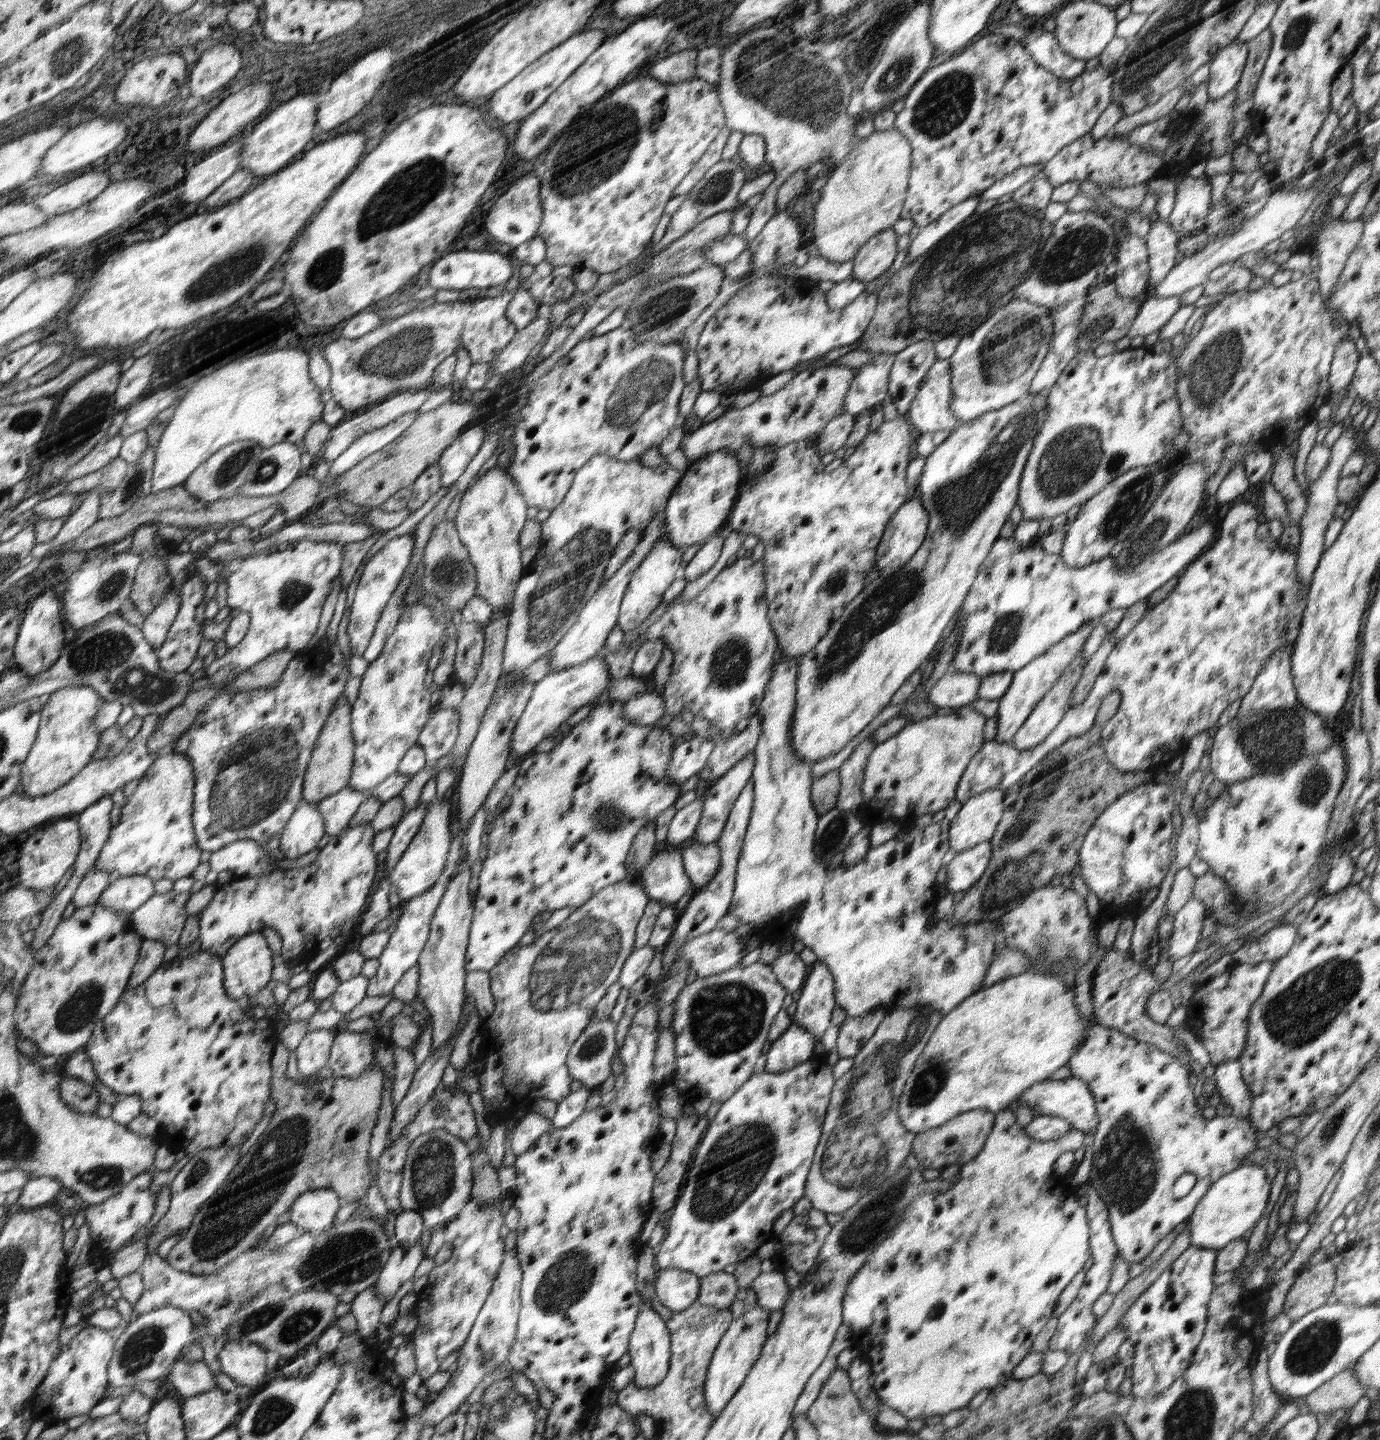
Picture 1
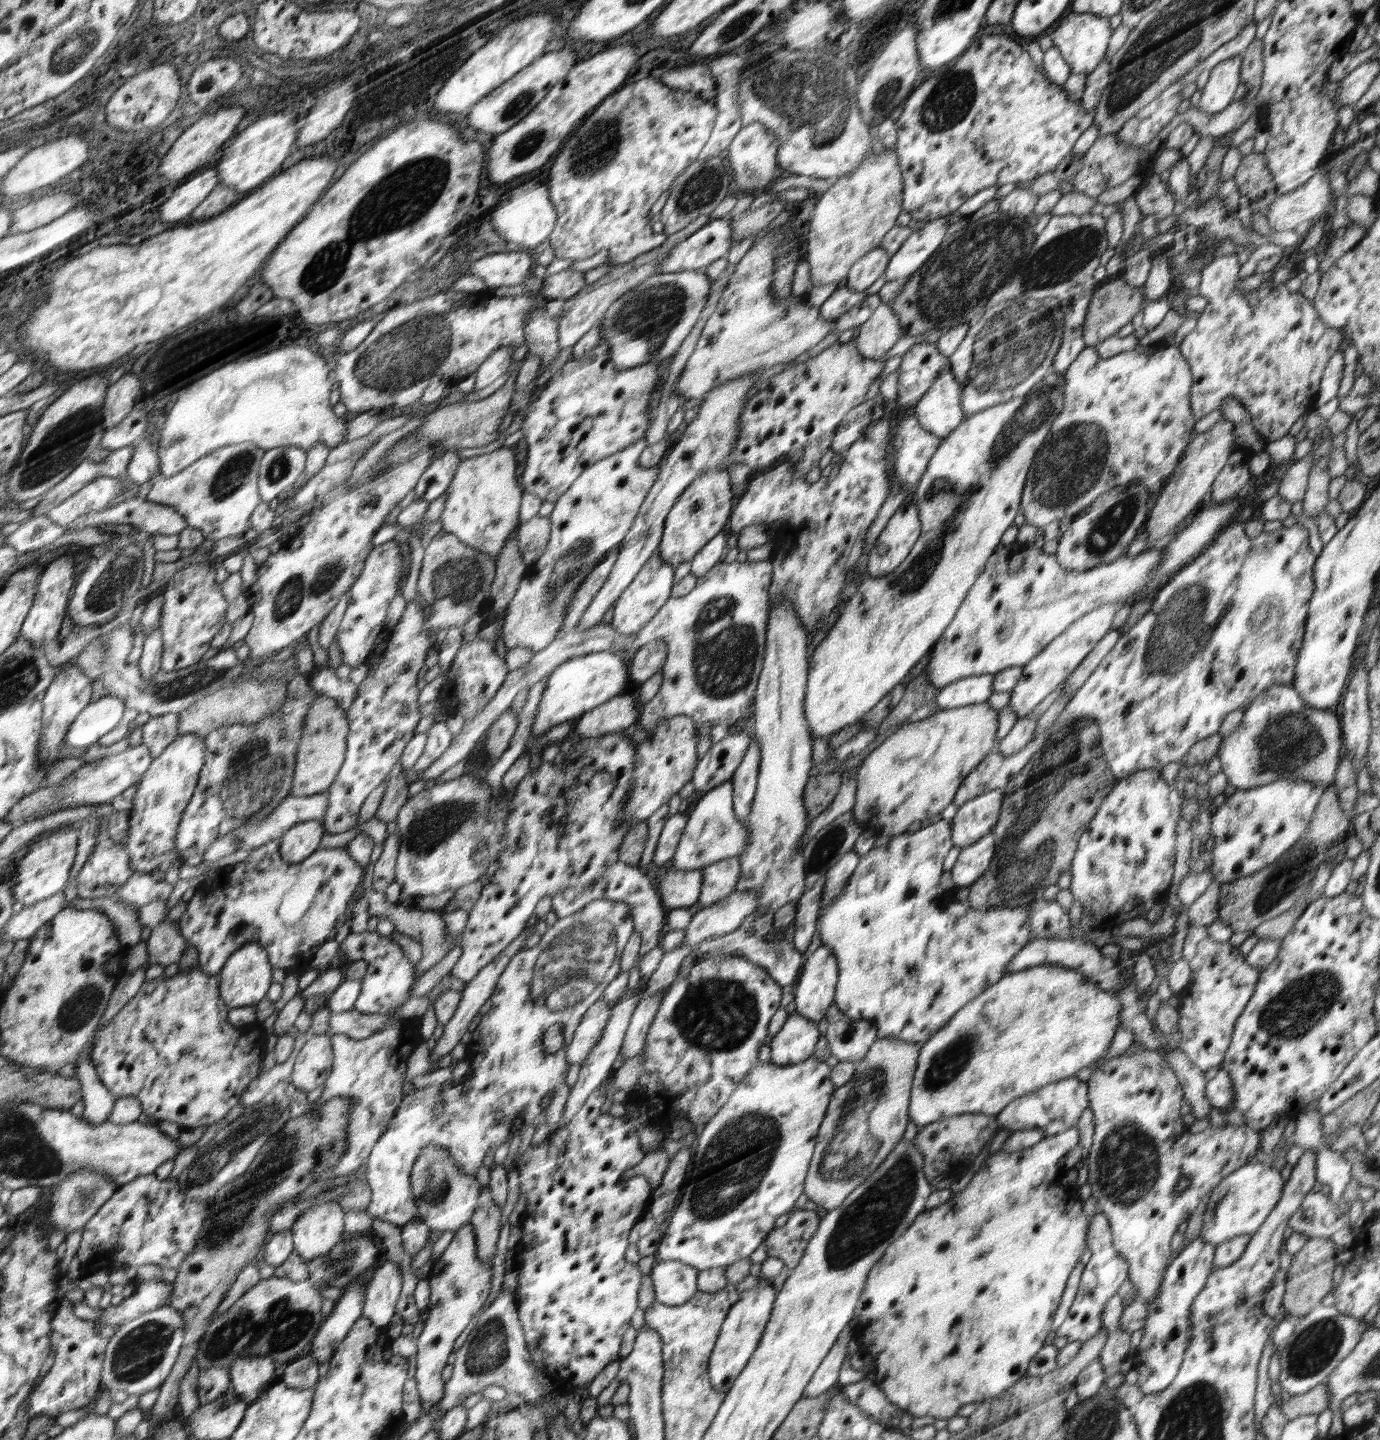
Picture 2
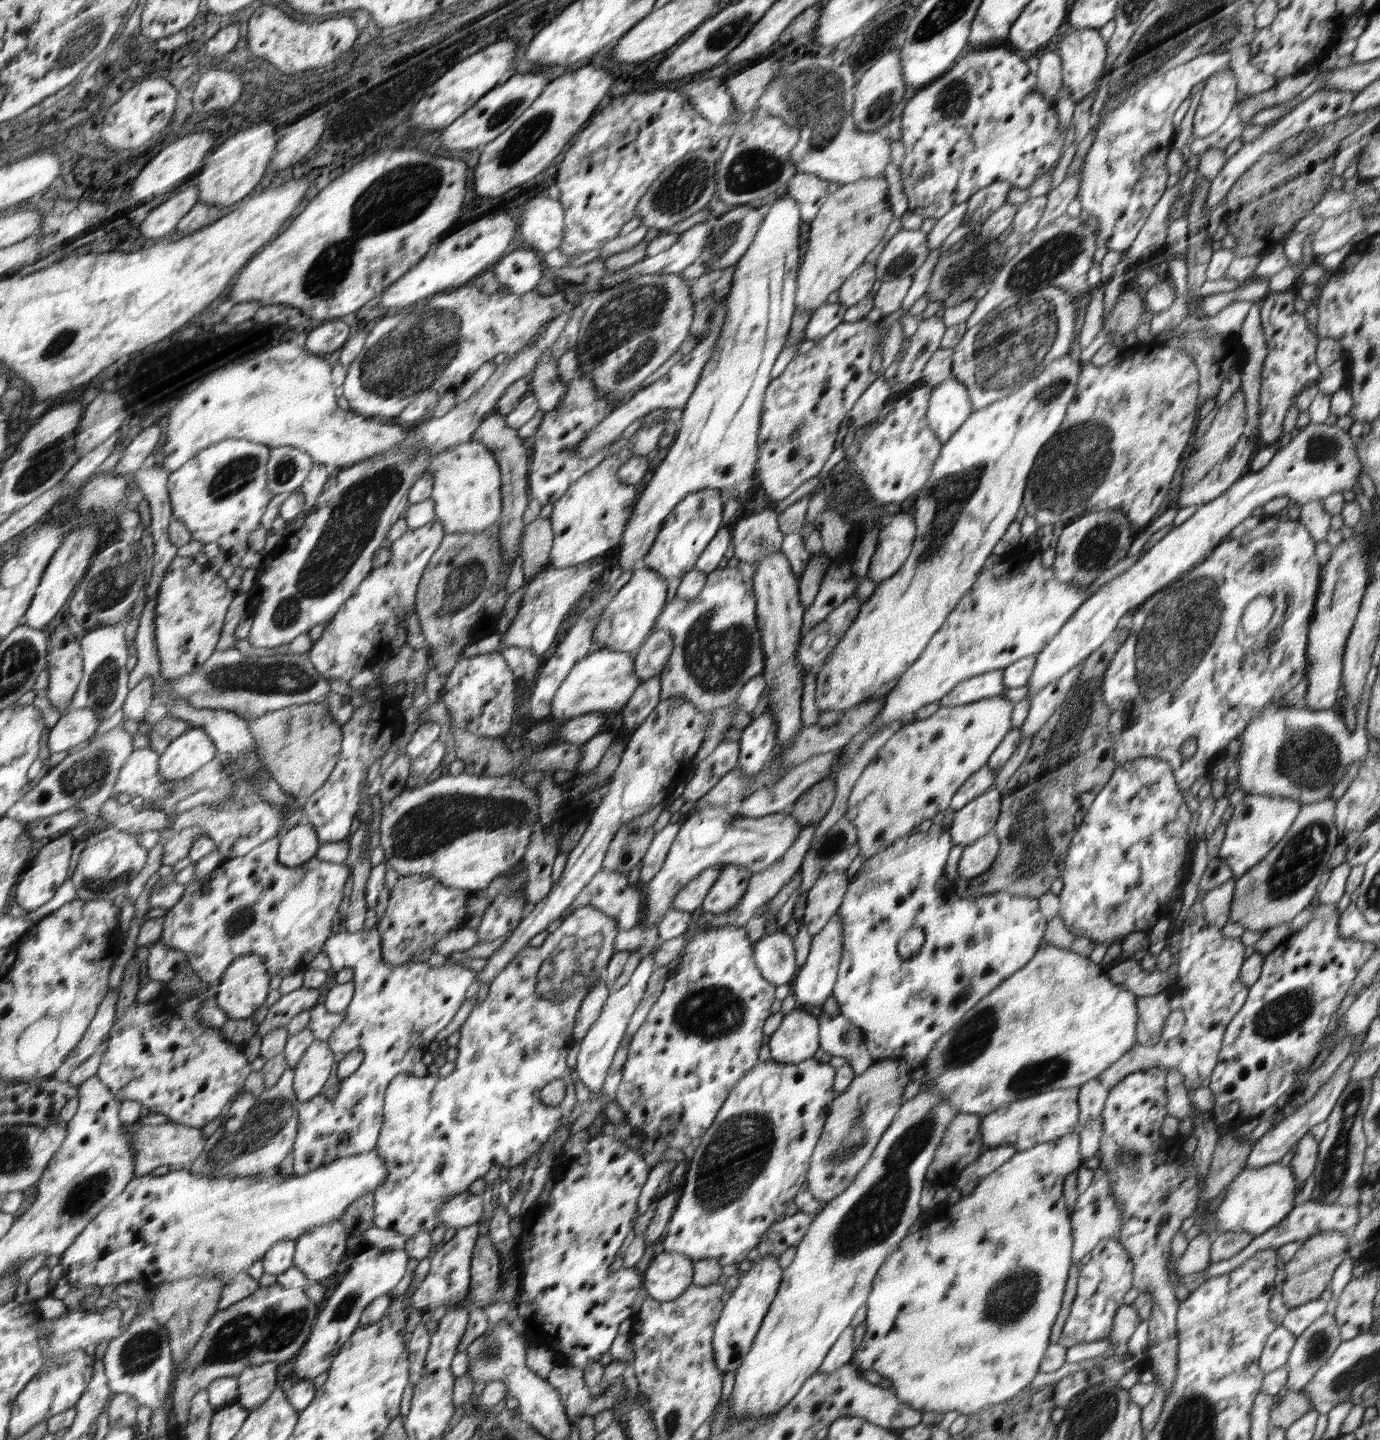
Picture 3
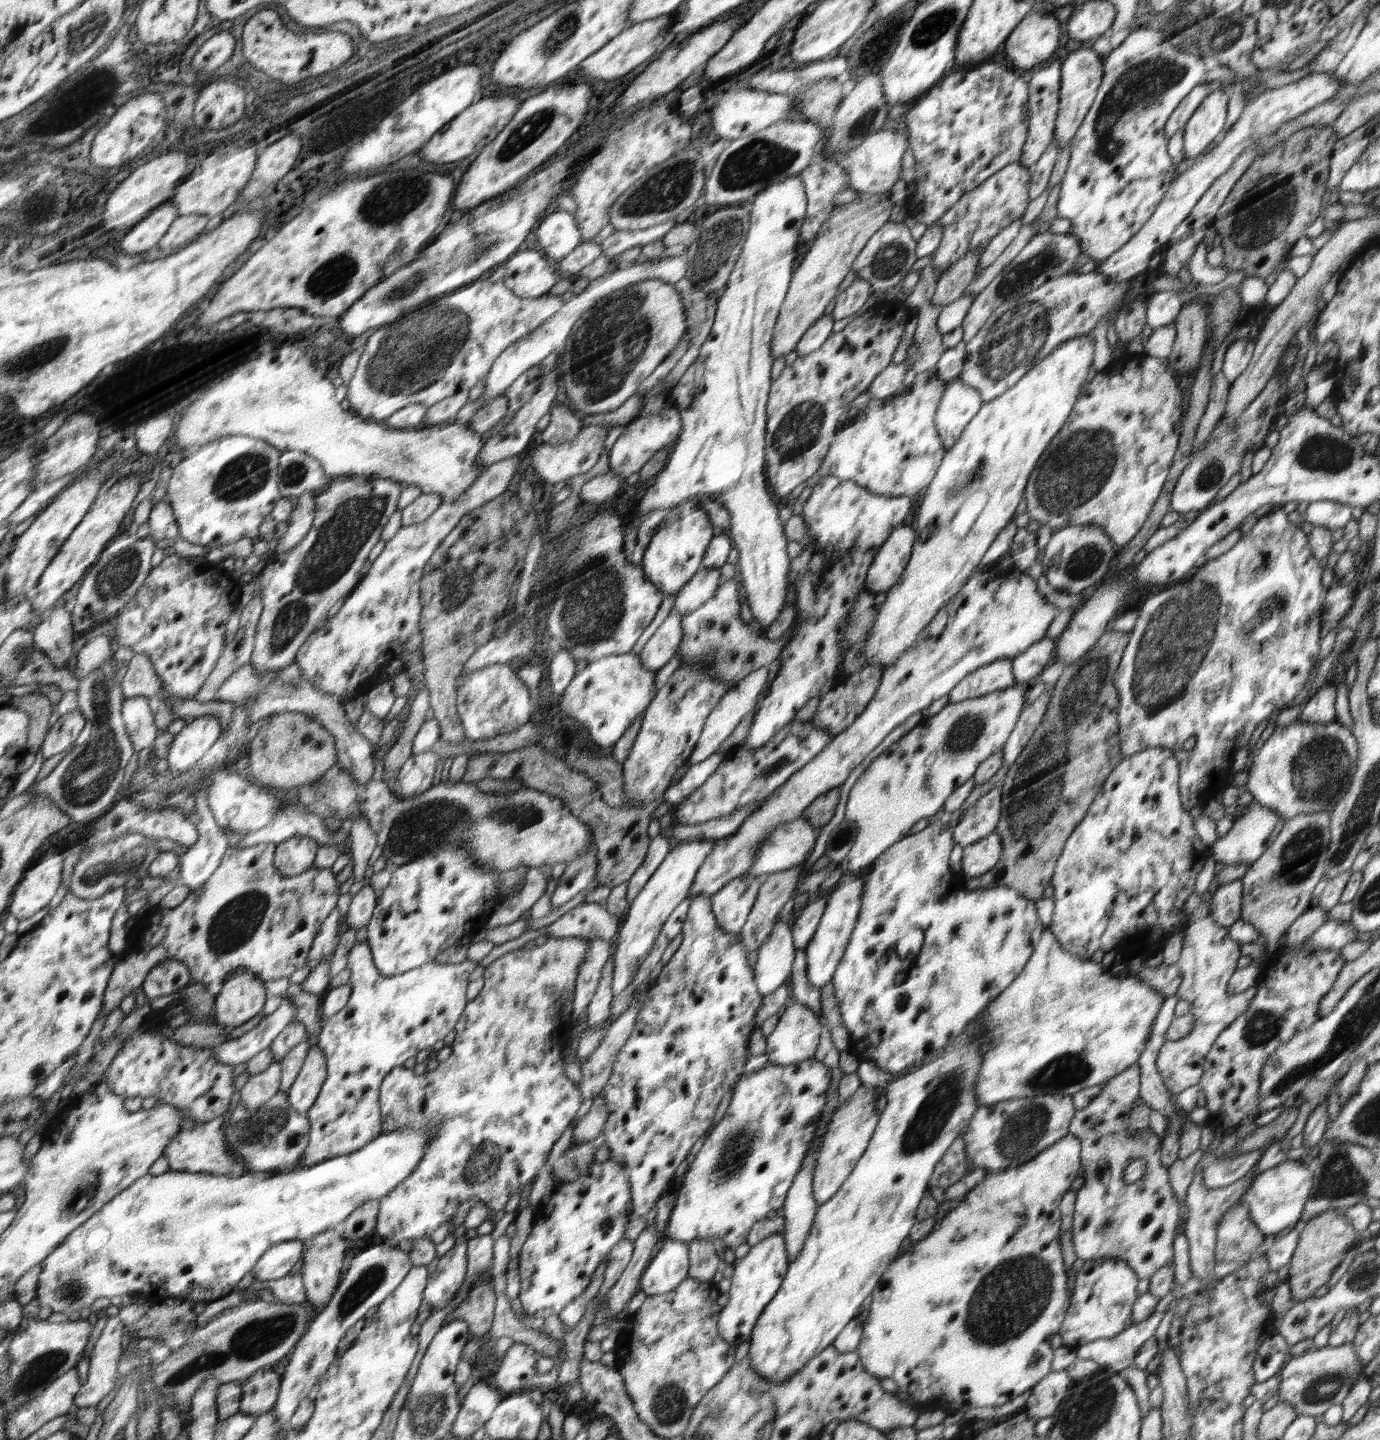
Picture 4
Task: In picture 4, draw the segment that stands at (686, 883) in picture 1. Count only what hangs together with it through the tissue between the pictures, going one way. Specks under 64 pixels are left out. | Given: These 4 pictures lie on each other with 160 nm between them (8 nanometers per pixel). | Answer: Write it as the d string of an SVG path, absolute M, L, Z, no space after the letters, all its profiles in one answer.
M990 572L980 574L980 576L974 575L948 602L945 602L938 610L937 615L927 624L927 627L924 627L915 638L911 648L904 651L898 661L894 661L882 670L883 676L879 689L854 724L848 729L844 729L840 734L834 735L830 744L818 754L814 761L808 762L808 766L804 766L804 770L800 770L800 774L796 774L796 778L792 778L792 782L788 782L788 786L780 787L780 790L775 791L776 794L771 795L772 798L766 798L762 808L758 808L754 814L748 815L745 818L746 822L743 822L736 832L720 839L715 850L700 866L688 892L688 901L696 898L696 896L711 898L728 882L743 876L743 874L749 874L753 860L759 852L760 843L778 825L784 825L784 823L796 821L797 818L802 817L804 811L808 810L808 807L812 806L812 803L820 798L820 795L824 795L836 787L840 788L840 784L848 778L848 774L892 732L892 728L902 724L914 712L928 708L930 702L934 702L936 698L951 692L963 678L970 676L976 669L1000 659L1015 658L1036 644L1046 634L1048 624L1056 618L1056 614L1061 610L1053 604L1046 604L1044 596L1038 594L1036 582L1030 576L1018 574L1018 580L1012 580L1012 578L1014 576L1006 575L1000 580L1000 577L994 573L990 574Z

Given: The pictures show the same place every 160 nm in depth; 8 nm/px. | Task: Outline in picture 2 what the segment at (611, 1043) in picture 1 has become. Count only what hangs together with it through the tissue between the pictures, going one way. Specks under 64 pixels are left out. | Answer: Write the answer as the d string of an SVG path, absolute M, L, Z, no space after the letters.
M604 998L598 999L583 1016L579 1028L575 1030L572 1045L566 1049L567 1058L572 1064L582 1064L589 1052L602 1040L603 1028L607 1026L612 1004Z

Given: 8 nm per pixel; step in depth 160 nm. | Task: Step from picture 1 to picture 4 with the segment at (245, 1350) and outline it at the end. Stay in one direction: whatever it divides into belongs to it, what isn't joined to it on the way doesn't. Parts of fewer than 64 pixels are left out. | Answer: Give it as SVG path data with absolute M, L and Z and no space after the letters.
M274 1368L258 1370L248 1380L244 1380L244 1398L241 1412L258 1417L266 1414L279 1400L282 1375Z

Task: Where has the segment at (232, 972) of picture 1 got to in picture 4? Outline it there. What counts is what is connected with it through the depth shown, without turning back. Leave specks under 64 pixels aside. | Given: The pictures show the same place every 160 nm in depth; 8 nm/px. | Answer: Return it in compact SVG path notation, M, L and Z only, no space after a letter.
M243 968L236 970L225 981L215 1004L216 1018L220 1025L241 1027L262 1010L266 988L256 974Z

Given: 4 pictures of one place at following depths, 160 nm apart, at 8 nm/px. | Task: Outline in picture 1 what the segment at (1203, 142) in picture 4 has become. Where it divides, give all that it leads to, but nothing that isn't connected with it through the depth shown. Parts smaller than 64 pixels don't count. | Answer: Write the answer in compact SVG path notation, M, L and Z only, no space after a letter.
M1234 40L1210 61L1207 80L1209 100L1226 96L1237 87L1248 54L1247 42Z

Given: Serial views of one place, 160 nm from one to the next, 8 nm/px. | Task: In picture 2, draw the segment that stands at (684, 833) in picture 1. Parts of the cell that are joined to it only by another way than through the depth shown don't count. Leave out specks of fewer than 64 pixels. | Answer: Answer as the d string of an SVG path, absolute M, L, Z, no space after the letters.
M678 812L667 820L653 854L652 864L654 866L666 864L674 856L676 849L679 848L680 838L683 837L684 830L686 830L688 819L686 812L683 814Z

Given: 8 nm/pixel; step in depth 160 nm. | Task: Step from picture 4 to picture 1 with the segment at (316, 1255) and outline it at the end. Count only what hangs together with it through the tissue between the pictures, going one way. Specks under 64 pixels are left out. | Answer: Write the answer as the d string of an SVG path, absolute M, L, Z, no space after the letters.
M330 1188L307 1191L295 1200L295 1204L289 1210L290 1222L297 1226L300 1233L315 1232L318 1234L323 1230L329 1230L329 1228L333 1228L336 1212L340 1208L340 1204L338 1204L340 1201L337 1192Z

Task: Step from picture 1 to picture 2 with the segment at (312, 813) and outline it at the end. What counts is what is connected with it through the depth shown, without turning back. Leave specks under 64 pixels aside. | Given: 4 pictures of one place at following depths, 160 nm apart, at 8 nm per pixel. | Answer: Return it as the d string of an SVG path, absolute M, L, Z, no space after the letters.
M416 601L406 604L406 608L400 617L398 624L390 629L387 639L387 647L380 655L381 661L375 670L370 670L366 678L359 684L354 702L348 707L348 722L352 722L352 734L348 734L348 762L343 763L343 768L339 772L332 785L325 792L328 793L328 812L323 816L324 820L308 820L300 822L286 832L280 840L278 846L280 856L284 862L296 864L306 860L310 854L318 848L320 838L326 835L342 834L358 827L358 812L366 796L370 794L382 782L384 776L390 772L398 763L398 758L402 757L402 750L411 740L416 724L420 722L420 704L418 704L418 688L416 688L416 678L420 668L424 666L426 652L428 652L428 636L424 629L424 614Z

